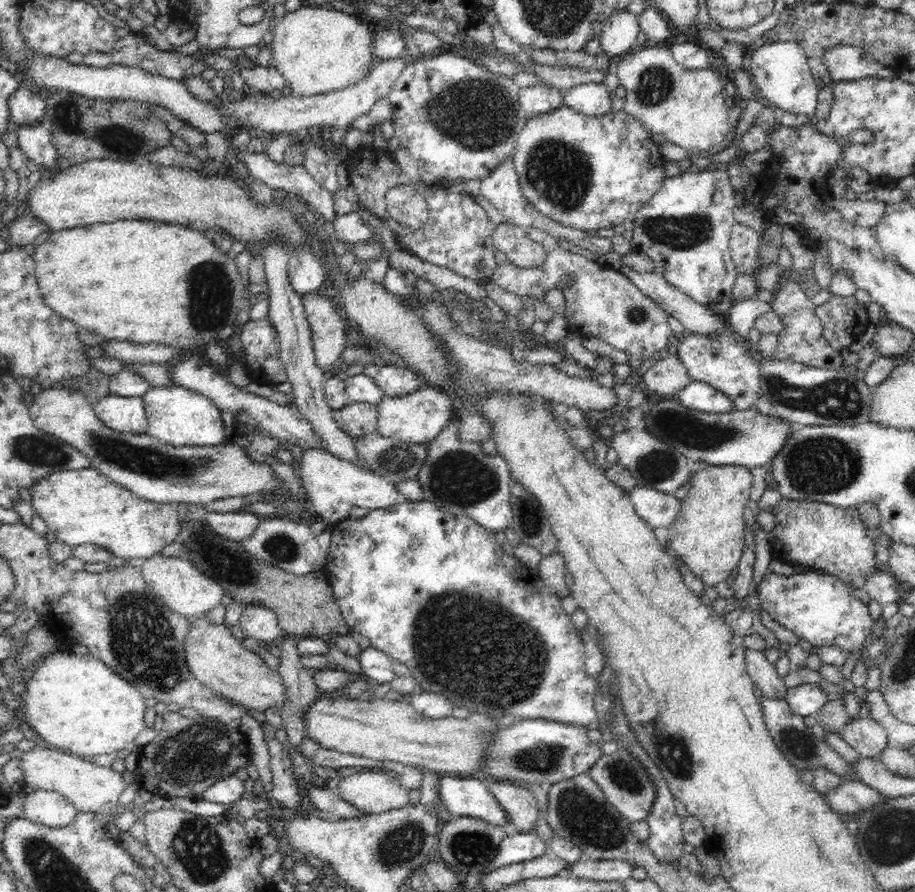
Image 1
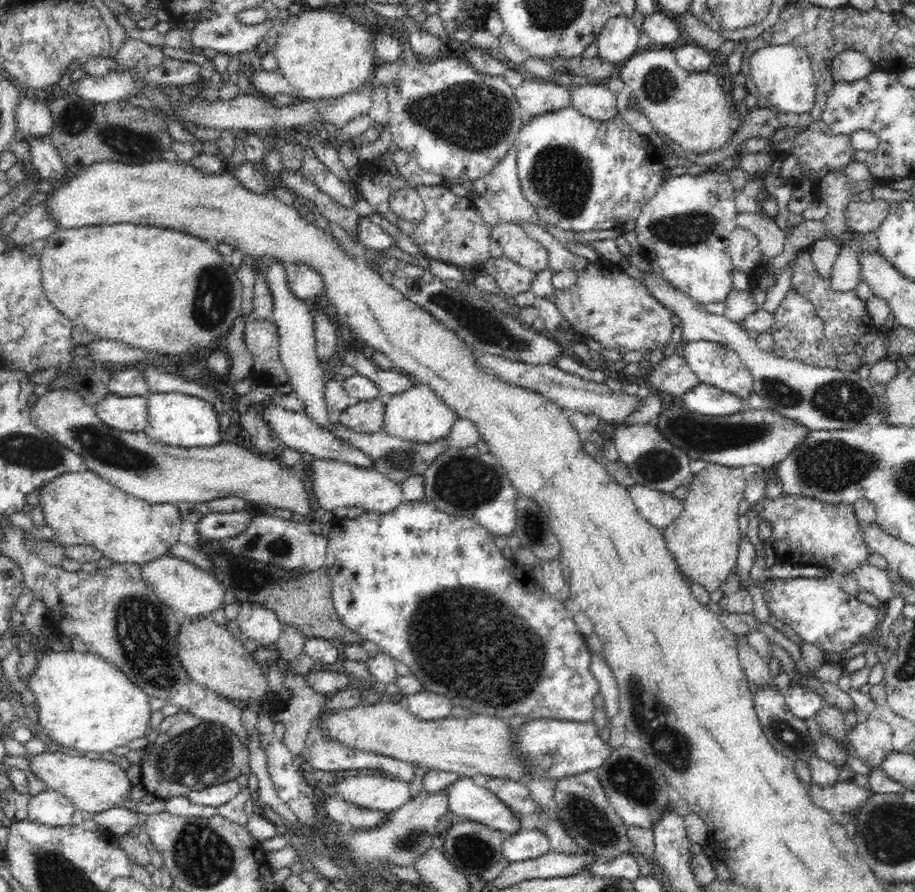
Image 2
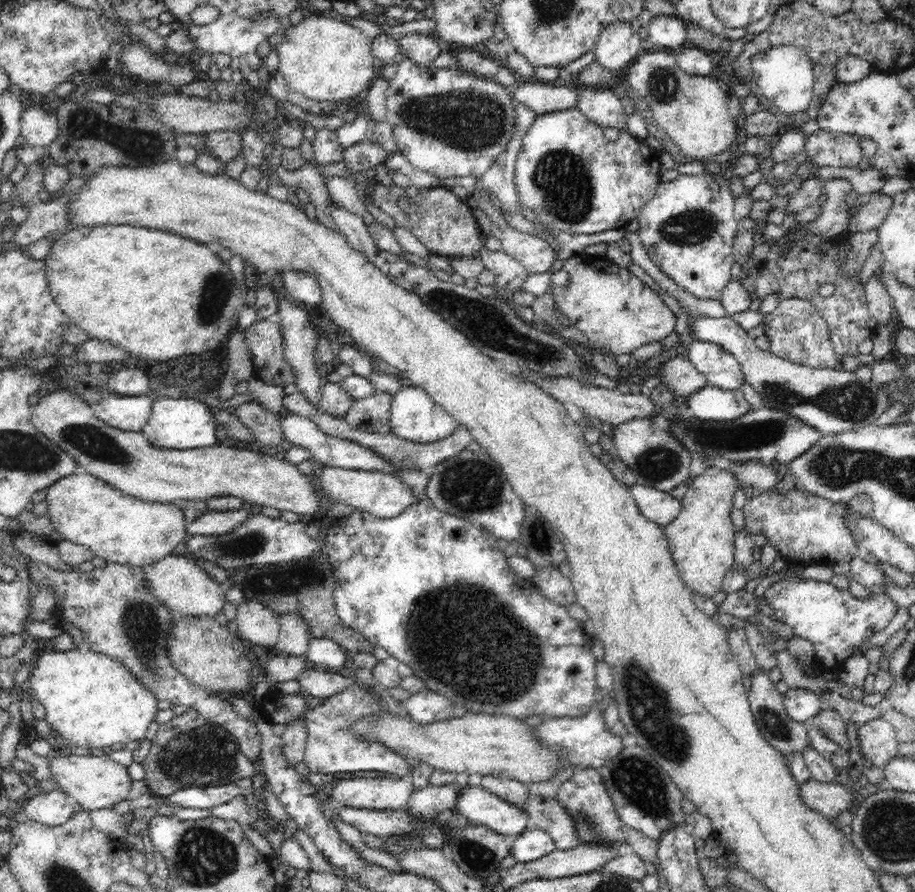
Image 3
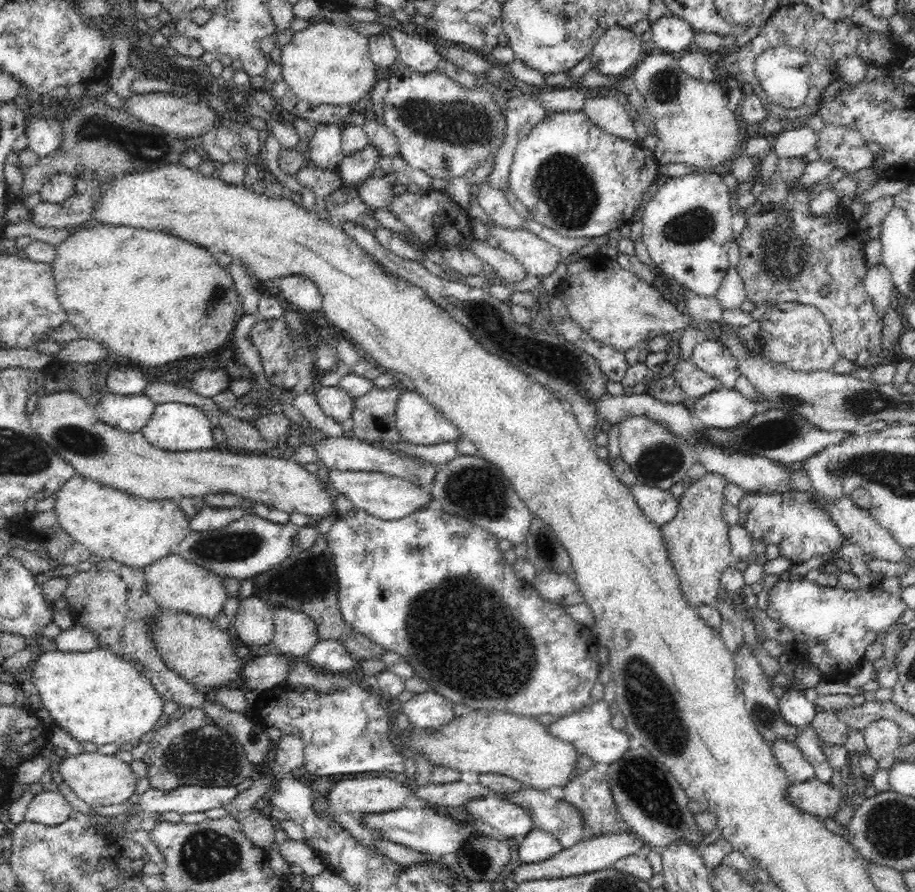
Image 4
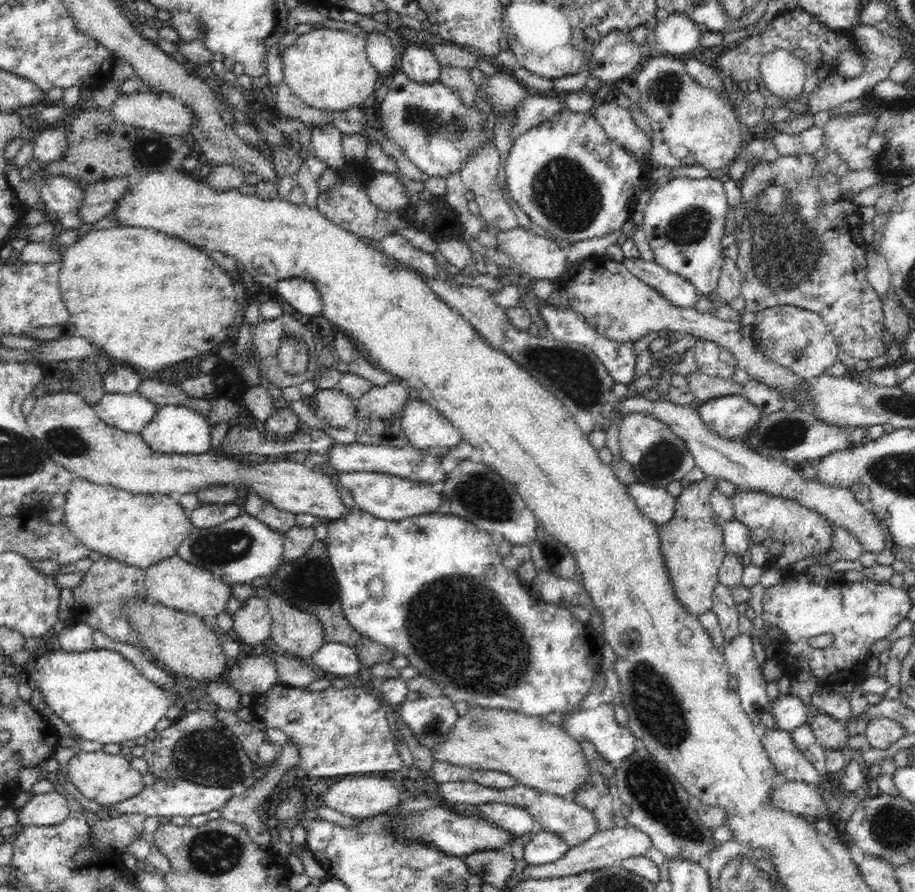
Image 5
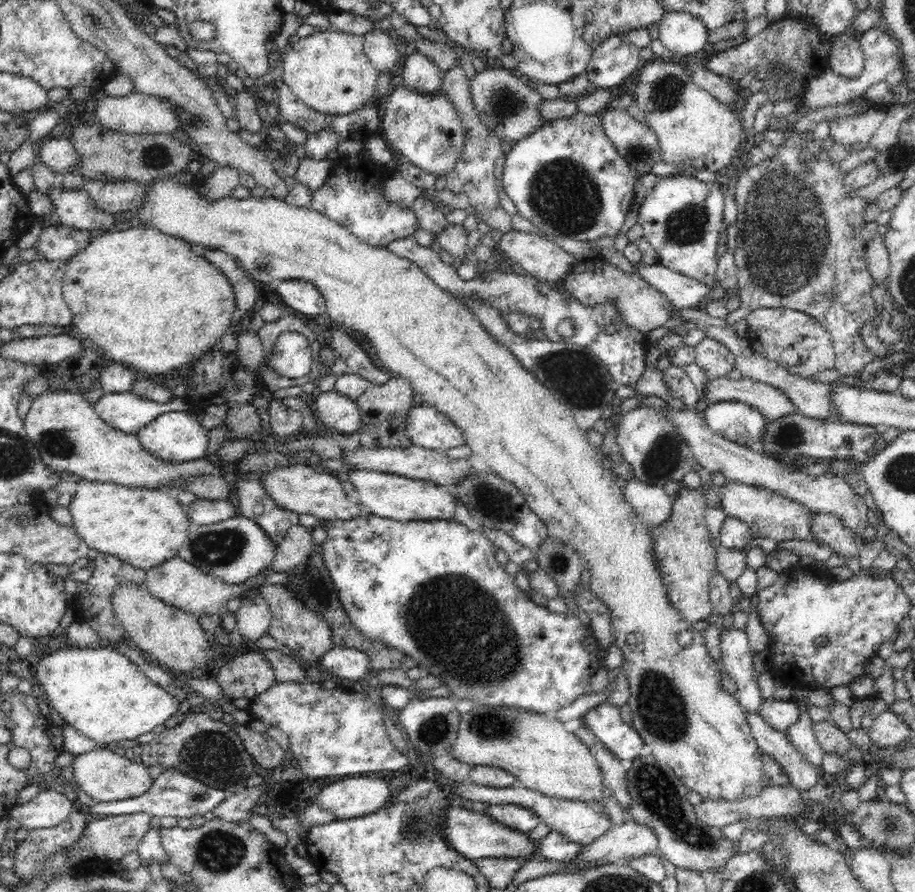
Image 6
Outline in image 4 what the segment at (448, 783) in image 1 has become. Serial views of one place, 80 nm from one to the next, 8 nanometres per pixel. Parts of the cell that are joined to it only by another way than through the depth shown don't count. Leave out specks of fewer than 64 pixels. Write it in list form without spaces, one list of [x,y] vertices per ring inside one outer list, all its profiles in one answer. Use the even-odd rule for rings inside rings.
[[[488,795],[469,800],[466,812],[474,816],[475,828],[483,834],[506,839],[522,838],[534,829],[532,815],[521,806],[510,801]]]

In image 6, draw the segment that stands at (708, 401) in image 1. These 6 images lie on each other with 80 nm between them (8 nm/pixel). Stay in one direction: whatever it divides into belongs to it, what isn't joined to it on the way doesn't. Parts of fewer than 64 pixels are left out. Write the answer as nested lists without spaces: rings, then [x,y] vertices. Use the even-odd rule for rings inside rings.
[[[738,401],[709,404],[704,420],[716,434],[750,448],[759,447],[767,423],[760,411]]]

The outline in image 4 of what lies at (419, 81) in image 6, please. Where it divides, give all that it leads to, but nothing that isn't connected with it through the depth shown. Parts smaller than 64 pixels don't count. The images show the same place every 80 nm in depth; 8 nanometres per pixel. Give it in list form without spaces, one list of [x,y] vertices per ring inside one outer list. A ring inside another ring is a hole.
[[[394,30],[394,46],[398,51],[398,63],[404,64],[418,73],[426,74],[437,70],[438,61],[441,59],[436,46],[428,41],[426,35]]]

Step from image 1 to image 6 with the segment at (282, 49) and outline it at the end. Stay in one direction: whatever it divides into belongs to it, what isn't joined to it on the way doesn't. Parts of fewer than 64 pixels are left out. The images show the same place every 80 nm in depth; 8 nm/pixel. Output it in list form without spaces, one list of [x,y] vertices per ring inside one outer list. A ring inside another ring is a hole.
[[[327,29],[288,45],[283,57],[283,82],[299,100],[317,112],[344,116],[372,103],[379,70],[364,52],[364,35]]]

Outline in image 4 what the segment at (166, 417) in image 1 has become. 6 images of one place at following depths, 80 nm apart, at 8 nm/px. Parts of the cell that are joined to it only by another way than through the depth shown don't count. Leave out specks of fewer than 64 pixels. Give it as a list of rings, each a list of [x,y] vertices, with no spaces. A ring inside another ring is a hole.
[[[167,402],[155,405],[150,420],[140,431],[152,446],[165,451],[180,453],[214,448],[212,430],[214,430],[214,426],[202,409],[184,403]]]

